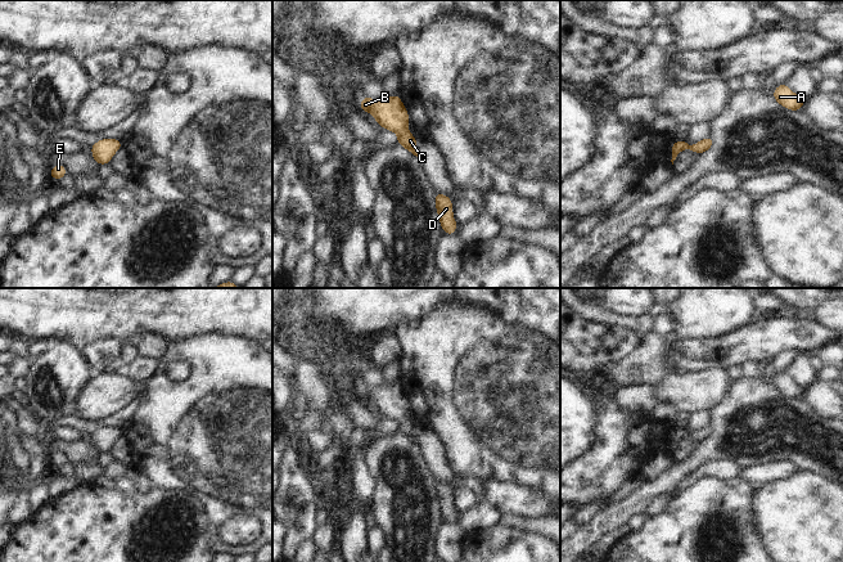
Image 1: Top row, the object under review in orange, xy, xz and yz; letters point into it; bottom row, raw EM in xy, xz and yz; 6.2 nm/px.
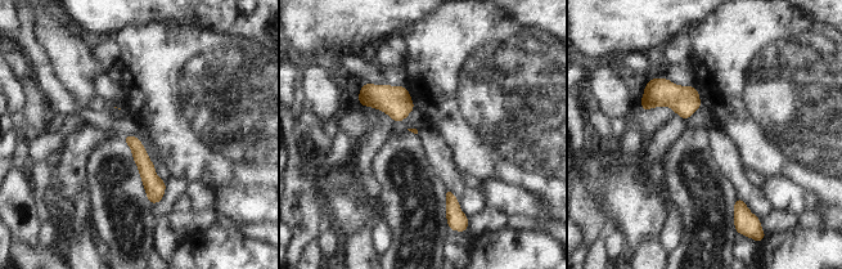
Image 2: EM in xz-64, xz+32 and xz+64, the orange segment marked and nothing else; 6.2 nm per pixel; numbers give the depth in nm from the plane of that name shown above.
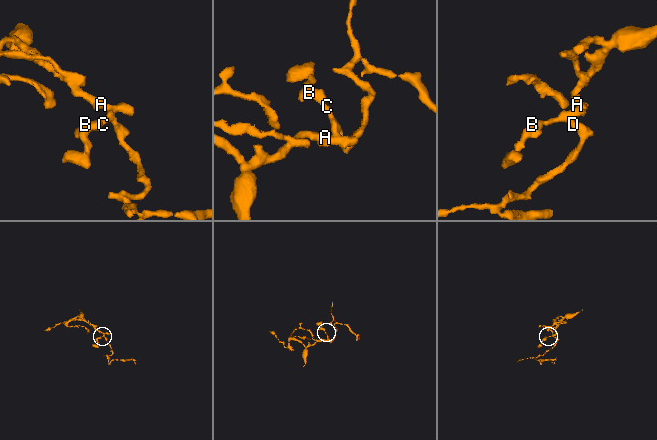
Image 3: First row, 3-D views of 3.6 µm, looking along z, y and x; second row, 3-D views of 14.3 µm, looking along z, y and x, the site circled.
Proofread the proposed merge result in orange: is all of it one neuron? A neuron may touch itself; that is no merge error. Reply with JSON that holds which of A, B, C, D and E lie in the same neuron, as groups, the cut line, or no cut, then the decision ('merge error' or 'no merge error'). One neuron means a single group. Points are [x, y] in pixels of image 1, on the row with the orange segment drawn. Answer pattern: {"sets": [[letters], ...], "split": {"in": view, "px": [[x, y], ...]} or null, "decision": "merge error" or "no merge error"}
{"sets": [["A", "B", "C", "D", "E"]], "split": null, "decision": "no merge error"}

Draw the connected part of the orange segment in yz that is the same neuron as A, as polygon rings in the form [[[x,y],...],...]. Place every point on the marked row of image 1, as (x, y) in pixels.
[[[785,84],[779,85],[774,90],[774,99],[789,111],[799,111],[804,104],[804,100],[794,94]]]

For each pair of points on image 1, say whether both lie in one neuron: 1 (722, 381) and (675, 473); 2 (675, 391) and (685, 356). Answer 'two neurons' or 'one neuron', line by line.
1: two neurons
2: two neurons

